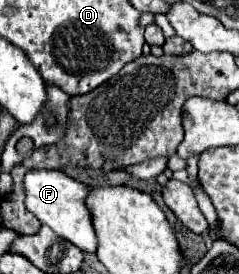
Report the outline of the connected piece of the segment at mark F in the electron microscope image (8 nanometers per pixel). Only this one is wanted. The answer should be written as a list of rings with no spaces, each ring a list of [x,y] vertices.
[[[28,171],[24,177],[26,187],[26,209],[32,211],[40,223],[48,225],[52,231],[56,231],[62,239],[74,243],[84,253],[96,253],[98,239],[92,225],[92,215],[86,207],[86,197],[90,193],[88,185],[68,177],[62,171]]]

